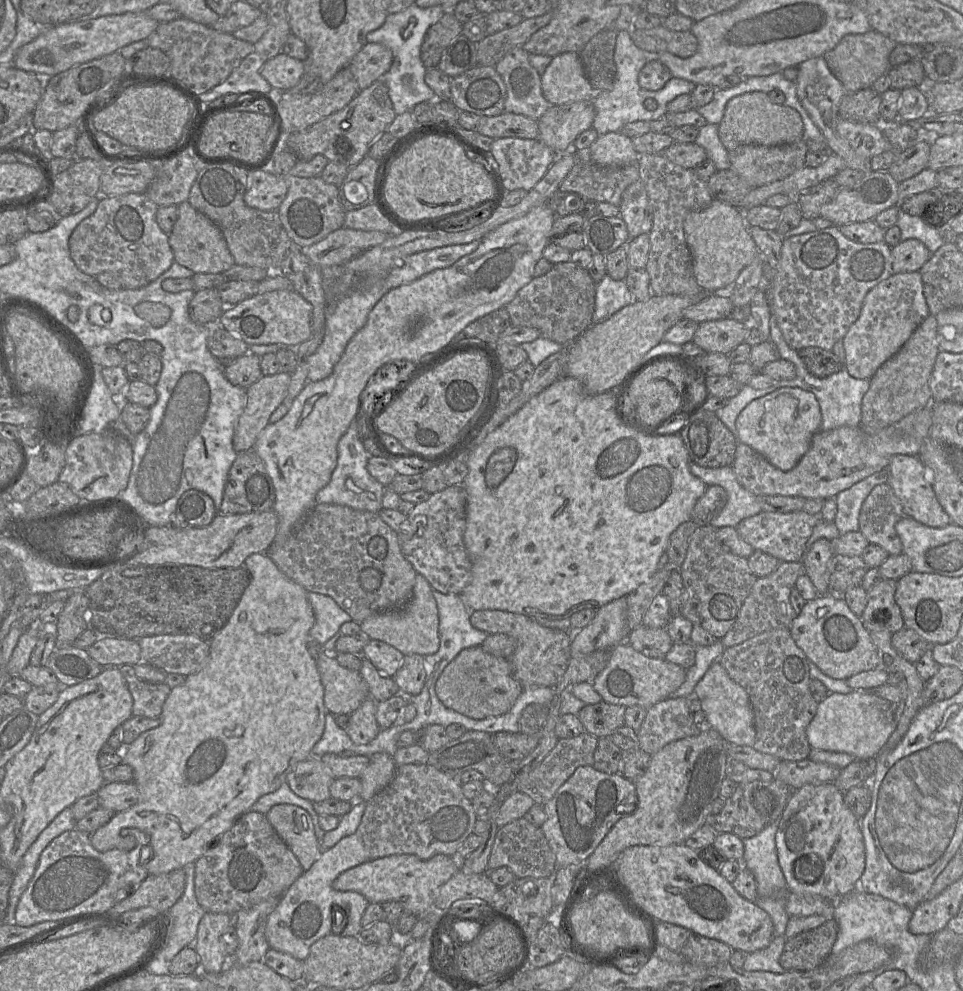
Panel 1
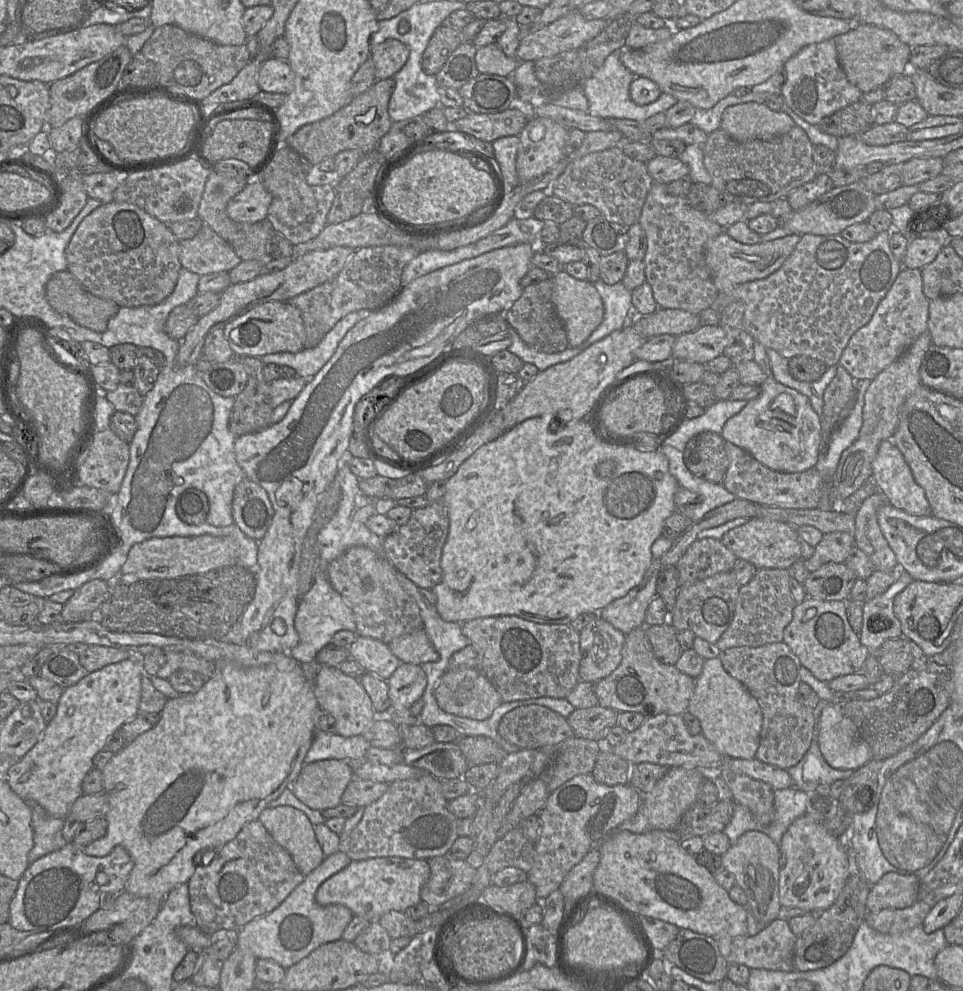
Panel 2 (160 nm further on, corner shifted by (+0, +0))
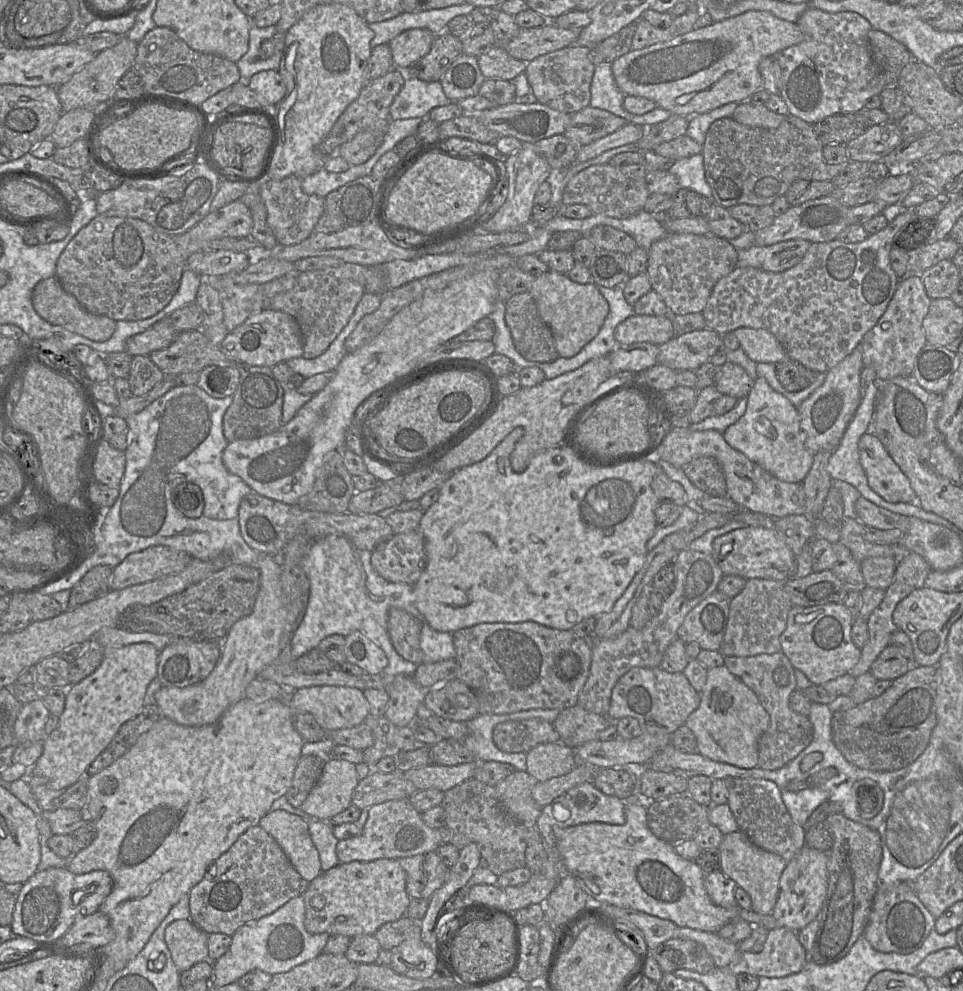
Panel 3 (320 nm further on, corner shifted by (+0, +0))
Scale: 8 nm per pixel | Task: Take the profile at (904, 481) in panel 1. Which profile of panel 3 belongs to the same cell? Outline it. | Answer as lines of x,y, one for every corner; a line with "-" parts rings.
872,431
861,436
858,449
860,463
874,492
887,502
917,502
917,495
910,480

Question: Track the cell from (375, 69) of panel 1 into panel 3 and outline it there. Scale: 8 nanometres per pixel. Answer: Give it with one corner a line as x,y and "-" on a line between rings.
426,28
409,29
389,43
394,68
408,68
425,56
436,35

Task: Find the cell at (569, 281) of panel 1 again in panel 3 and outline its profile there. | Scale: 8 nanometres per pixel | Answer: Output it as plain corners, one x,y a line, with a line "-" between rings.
529,291
506,302
505,322
517,352
535,362
552,362
559,356
550,327
542,320

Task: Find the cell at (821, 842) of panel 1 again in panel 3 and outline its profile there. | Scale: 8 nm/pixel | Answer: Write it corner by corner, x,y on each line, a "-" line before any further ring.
806,845
787,862
780,877
779,895
771,912
778,927
785,927
798,932
819,915
828,888
827,864
828,853

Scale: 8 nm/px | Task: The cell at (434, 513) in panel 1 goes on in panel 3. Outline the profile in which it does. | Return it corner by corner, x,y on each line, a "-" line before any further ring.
418,529
393,534
374,549
371,564
389,582
414,585
427,564
423,534

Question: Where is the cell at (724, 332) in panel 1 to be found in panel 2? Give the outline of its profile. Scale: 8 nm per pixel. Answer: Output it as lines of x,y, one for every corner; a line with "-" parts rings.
700,325
694,331
676,336
672,356
706,364
722,355
727,345
729,338
720,325

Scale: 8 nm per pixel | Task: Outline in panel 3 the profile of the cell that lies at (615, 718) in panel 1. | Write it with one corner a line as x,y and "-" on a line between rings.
579,704
560,712
552,723
560,735
560,742
575,748
588,741
598,739
598,735
612,722
608,715
590,712

